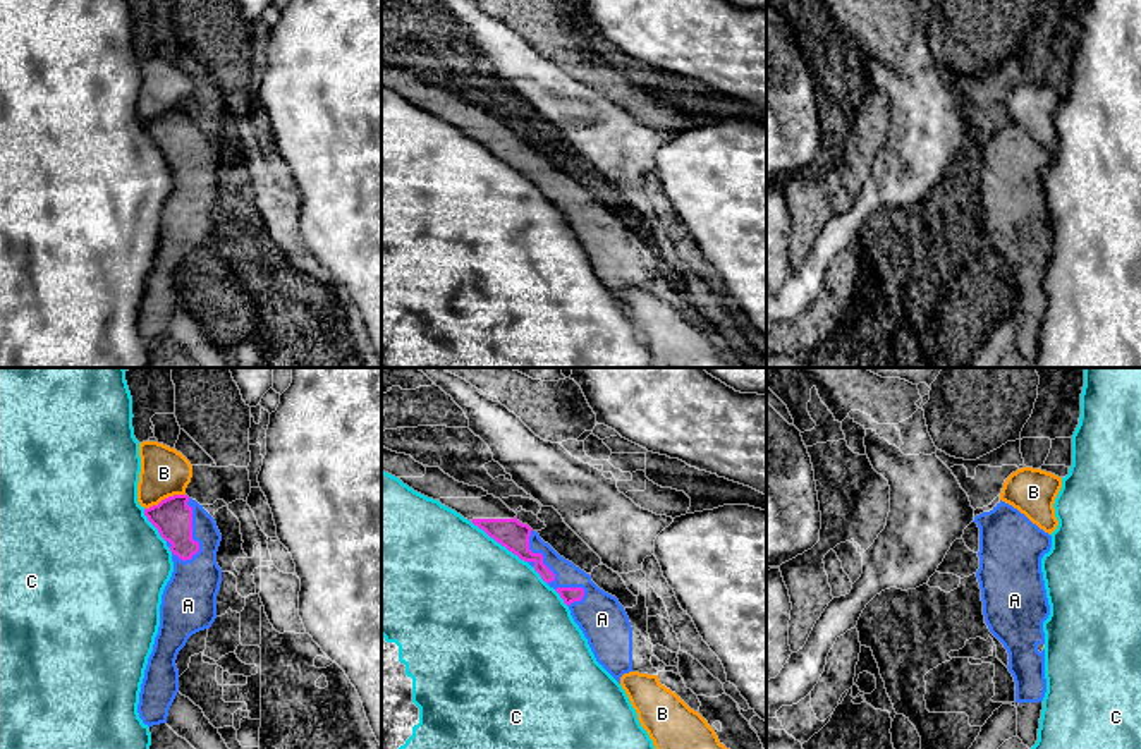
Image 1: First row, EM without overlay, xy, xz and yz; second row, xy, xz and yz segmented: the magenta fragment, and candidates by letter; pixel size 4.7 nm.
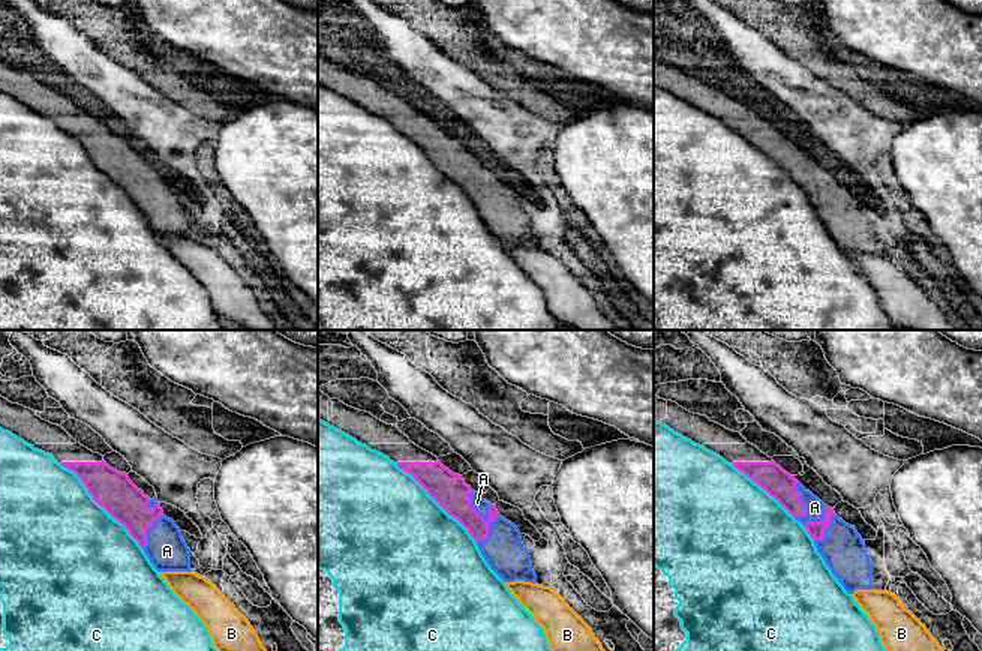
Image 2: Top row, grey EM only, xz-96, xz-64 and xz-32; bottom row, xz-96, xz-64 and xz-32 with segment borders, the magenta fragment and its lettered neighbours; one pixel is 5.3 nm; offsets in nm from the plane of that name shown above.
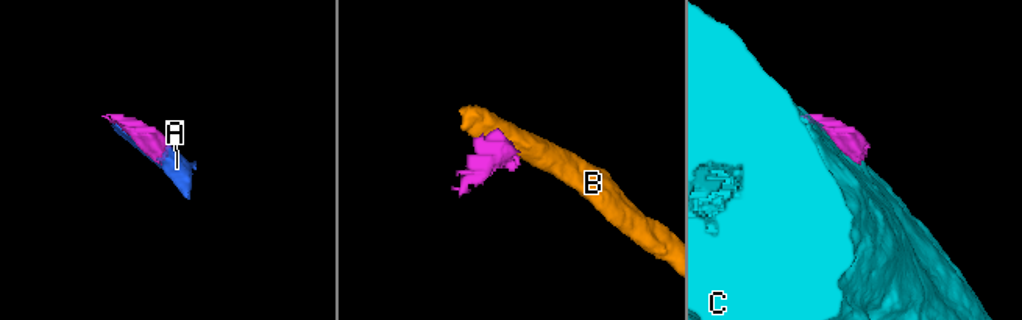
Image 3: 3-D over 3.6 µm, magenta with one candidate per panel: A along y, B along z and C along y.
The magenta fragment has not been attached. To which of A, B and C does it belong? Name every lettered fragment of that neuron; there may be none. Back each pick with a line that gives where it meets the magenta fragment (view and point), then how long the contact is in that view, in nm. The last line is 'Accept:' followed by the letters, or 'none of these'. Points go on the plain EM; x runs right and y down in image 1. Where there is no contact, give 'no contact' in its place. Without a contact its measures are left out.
A: contact xy (191, 146); length 300 nm
Accept: A

